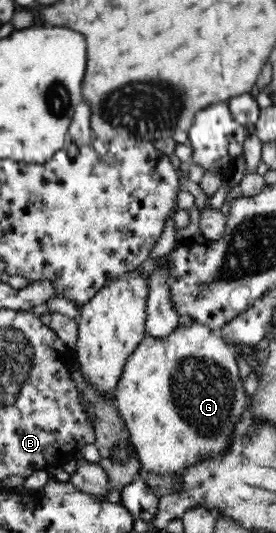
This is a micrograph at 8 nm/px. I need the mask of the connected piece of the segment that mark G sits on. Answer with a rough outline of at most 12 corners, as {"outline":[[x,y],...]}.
{"outline":[[210,327],[145,336],[115,390],[141,471],[180,474],[245,409]]}

